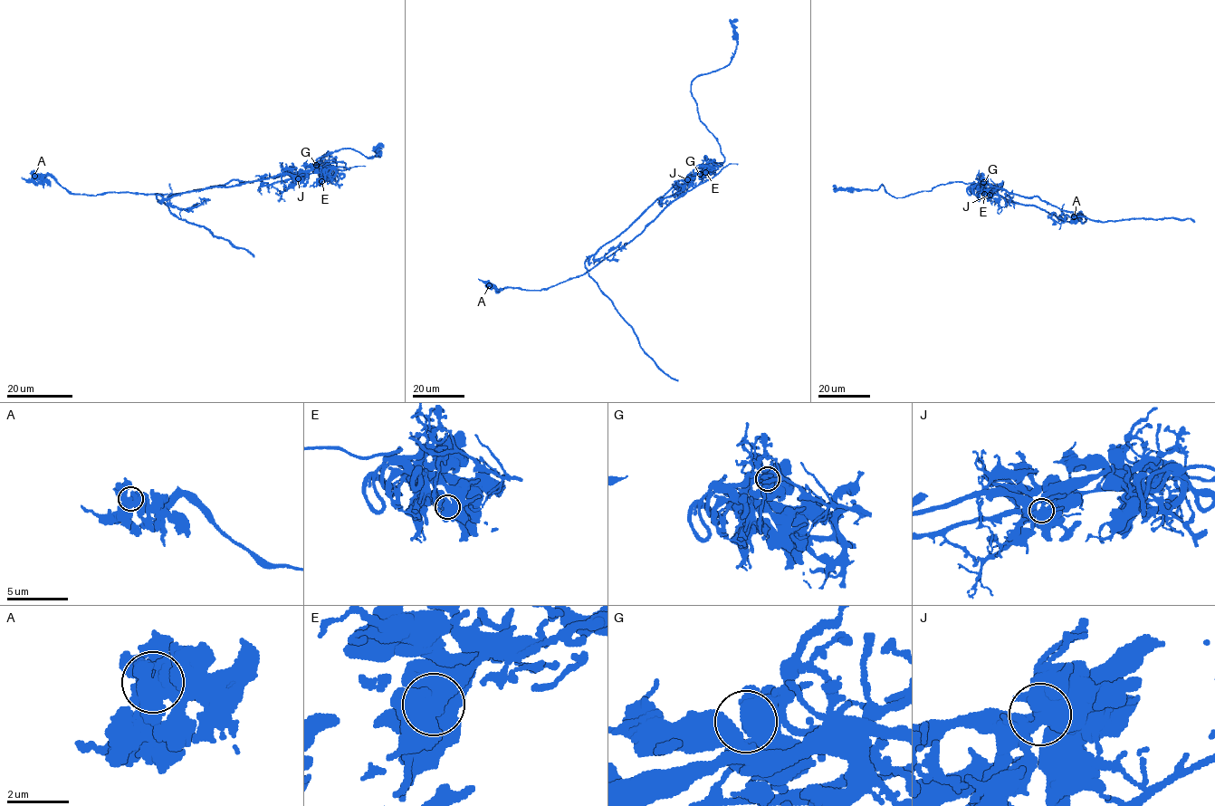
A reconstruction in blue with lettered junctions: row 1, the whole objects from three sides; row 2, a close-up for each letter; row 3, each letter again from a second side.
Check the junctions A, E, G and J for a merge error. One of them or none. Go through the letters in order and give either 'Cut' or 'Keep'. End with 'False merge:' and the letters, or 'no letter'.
A: Keep
E: Keep
G: Keep
J: Cut
False merge: J

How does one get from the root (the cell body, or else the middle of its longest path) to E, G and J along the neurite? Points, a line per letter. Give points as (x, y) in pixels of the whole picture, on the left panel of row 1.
E: (273, 177), (288, 174), (303, 176), (317, 168), (324, 175), (321, 181)
G: (273, 177), (288, 174), (301, 176), (316, 165)
J: (273, 177), (288, 174), (298, 178)

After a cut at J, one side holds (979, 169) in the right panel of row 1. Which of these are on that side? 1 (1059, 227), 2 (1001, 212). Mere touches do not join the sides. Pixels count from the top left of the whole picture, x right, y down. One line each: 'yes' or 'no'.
1: yes
2: no

